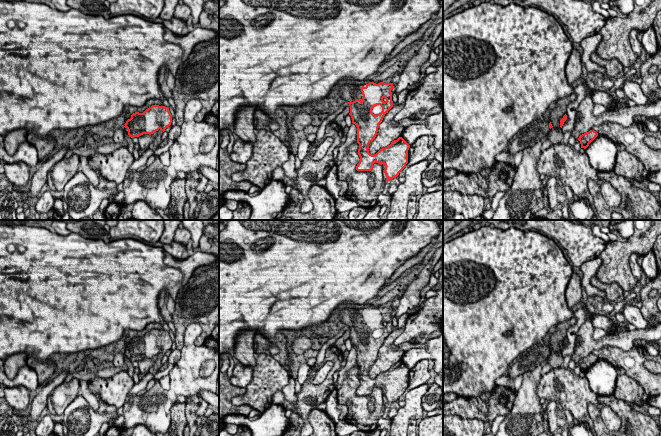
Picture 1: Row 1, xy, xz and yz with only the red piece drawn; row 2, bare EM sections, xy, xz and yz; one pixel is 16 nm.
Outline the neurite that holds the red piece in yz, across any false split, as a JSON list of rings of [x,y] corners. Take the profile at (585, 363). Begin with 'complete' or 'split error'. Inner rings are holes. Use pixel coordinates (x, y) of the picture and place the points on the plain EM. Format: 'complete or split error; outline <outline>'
complete; outline [[[594,354],[586,356],[579,360],[578,364],[580,365],[581,372],[586,373],[589,368],[598,360],[598,357]]]

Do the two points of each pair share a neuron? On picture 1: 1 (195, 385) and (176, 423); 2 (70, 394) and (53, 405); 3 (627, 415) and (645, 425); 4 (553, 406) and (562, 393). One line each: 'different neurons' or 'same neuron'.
1: different neurons
2: same neuron
3: same neuron
4: different neurons

